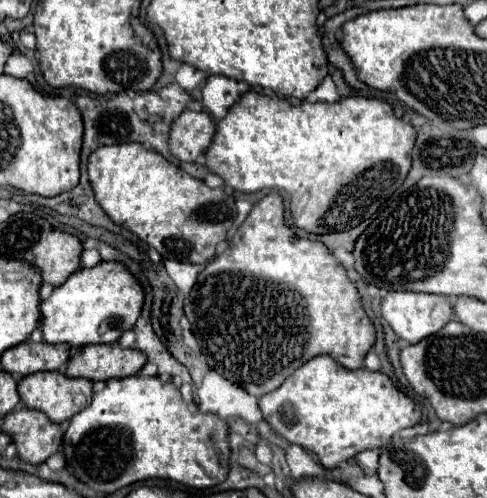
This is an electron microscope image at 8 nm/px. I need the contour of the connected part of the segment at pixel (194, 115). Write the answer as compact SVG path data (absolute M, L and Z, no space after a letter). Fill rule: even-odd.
M184 110L170 126L168 150L174 158L194 162L212 142L214 120L206 112Z

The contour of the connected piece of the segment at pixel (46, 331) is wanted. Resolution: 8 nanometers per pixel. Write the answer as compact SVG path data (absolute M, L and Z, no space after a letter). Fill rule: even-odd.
M100 262L94 268L76 270L64 284L56 286L52 296L40 304L40 330L46 344L70 344L74 348L88 344L114 344L122 332L130 330L144 302L138 280L118 262Z

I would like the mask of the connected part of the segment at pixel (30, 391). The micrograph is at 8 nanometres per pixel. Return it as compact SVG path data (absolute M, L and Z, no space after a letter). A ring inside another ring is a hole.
M38 372L18 382L18 394L20 394L20 402L24 408L44 412L52 422L62 424L70 420L76 412L88 406L88 400L92 400L92 382L90 380L66 380L62 372Z

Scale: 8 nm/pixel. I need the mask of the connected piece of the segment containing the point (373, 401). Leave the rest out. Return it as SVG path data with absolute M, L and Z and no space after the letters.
M316 356L308 360L292 376L288 376L288 380L284 380L280 388L260 396L258 406L264 420L272 426L276 434L286 438L290 444L298 444L306 452L316 454L320 464L328 470L336 468L342 460L354 458L362 450L380 448L402 428L410 428L420 422L420 408L408 396L404 396L386 374L368 372L364 368L346 370L330 356Z

